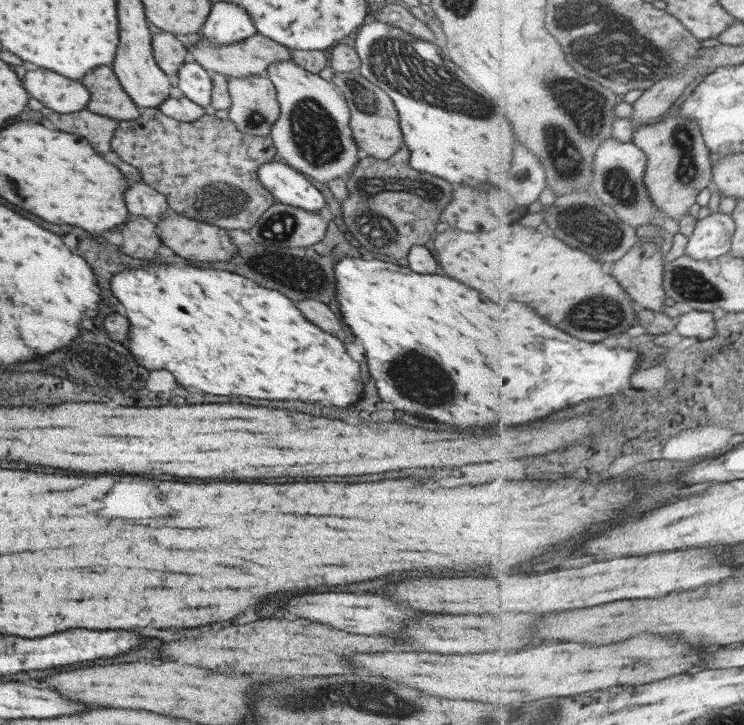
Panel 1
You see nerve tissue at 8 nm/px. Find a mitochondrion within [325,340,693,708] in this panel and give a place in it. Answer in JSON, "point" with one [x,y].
{"point":[416,377]}

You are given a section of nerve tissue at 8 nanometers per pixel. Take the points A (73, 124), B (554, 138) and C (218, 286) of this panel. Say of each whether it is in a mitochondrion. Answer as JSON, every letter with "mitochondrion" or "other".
{"A":"other","B":"mitochondrion","C":"other"}

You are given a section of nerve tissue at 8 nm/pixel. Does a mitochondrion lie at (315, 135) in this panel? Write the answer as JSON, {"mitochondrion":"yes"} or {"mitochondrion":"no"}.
{"mitochondrion":"yes"}

